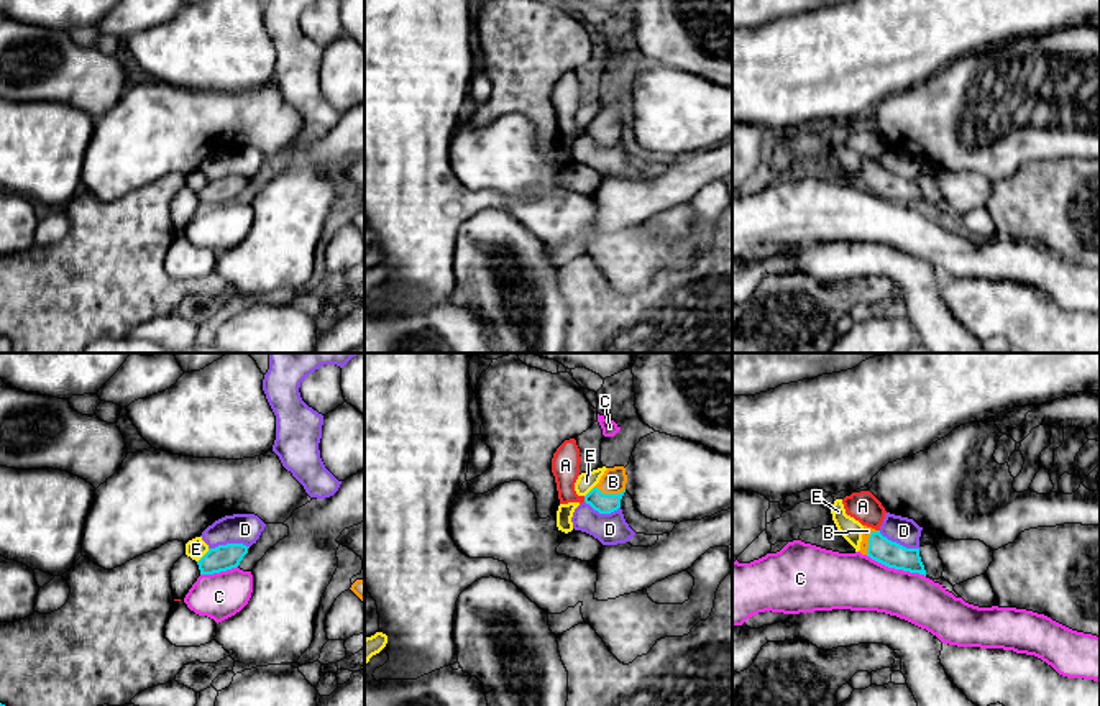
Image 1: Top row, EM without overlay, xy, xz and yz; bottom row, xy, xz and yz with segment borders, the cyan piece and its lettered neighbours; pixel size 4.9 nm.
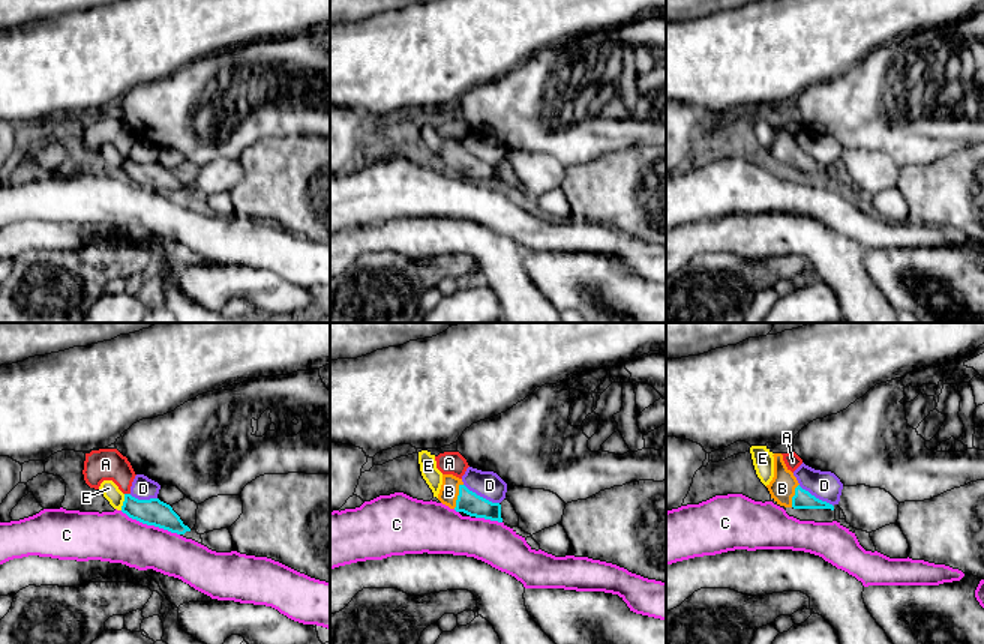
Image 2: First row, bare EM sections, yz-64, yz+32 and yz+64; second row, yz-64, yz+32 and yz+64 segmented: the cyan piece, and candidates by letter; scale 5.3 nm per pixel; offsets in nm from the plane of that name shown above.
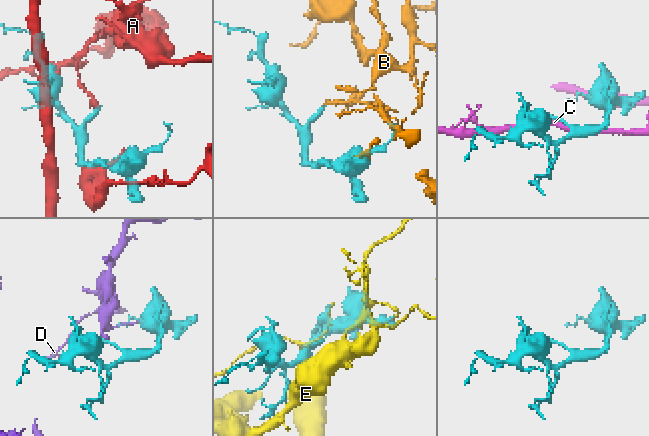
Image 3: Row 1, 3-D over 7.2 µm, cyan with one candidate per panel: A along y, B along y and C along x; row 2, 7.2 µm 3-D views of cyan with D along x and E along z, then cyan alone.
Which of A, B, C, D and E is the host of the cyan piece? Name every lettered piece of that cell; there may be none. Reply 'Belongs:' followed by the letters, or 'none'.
Belongs: B

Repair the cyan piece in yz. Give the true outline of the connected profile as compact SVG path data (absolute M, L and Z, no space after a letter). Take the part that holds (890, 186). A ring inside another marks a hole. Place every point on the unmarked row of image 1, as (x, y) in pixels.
M864 158L859 184L888 200L926 209L926 202L919 189L919 181L906 181L896 174L891 174L883 169L880 163L872 159Z

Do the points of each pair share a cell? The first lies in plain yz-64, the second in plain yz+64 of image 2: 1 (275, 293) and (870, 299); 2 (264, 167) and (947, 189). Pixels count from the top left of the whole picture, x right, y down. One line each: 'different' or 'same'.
1: different
2: same

